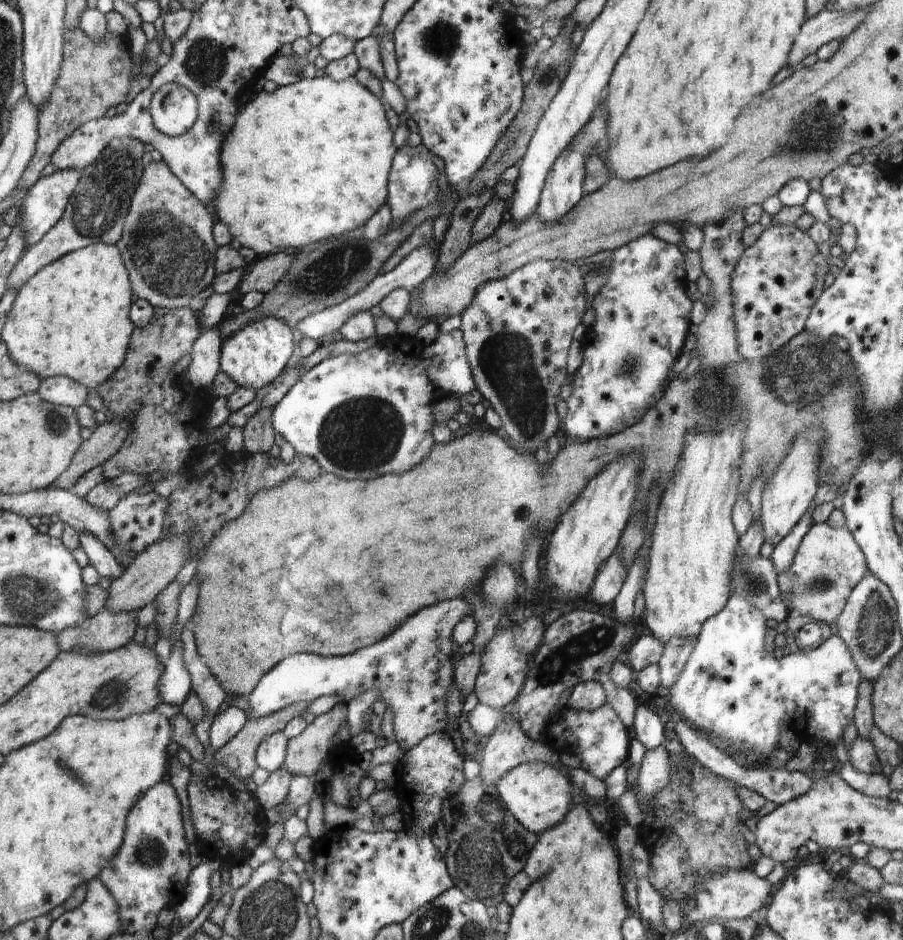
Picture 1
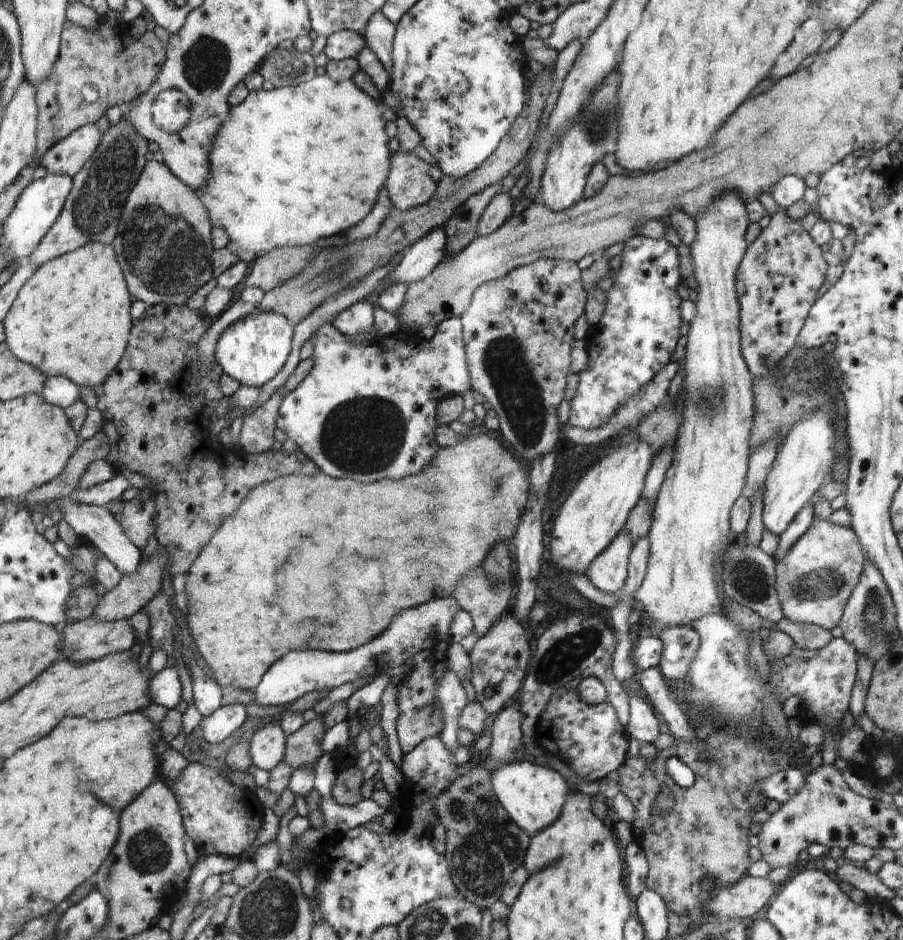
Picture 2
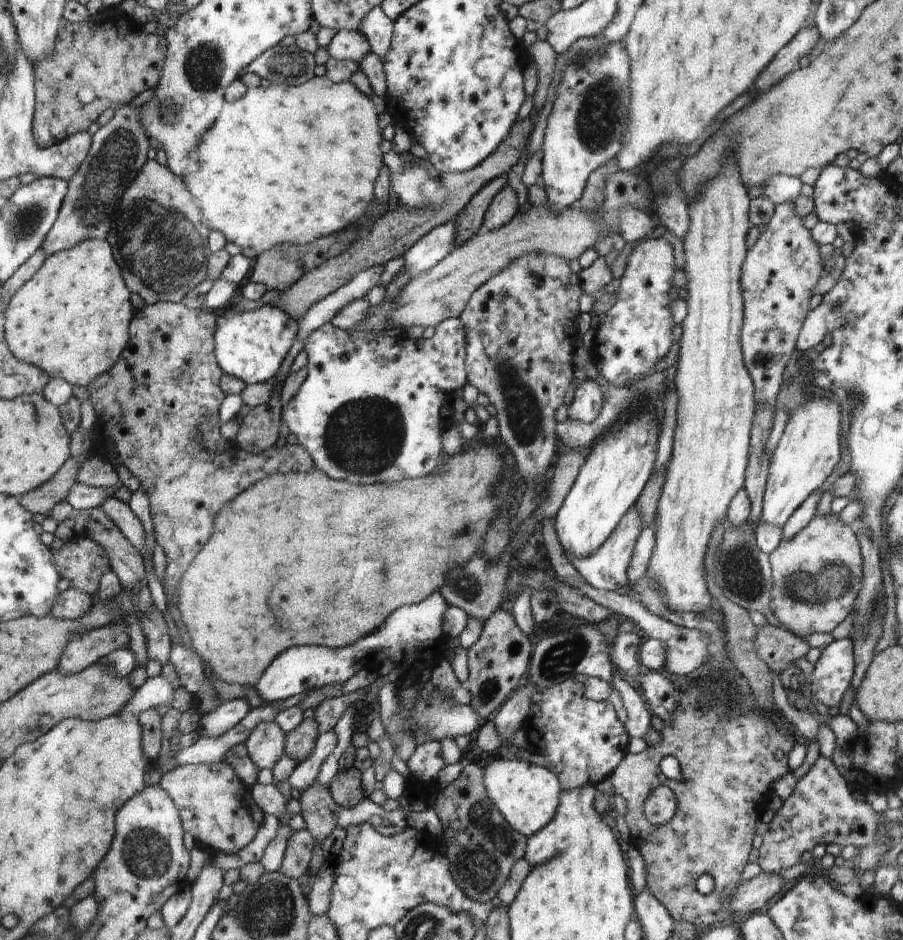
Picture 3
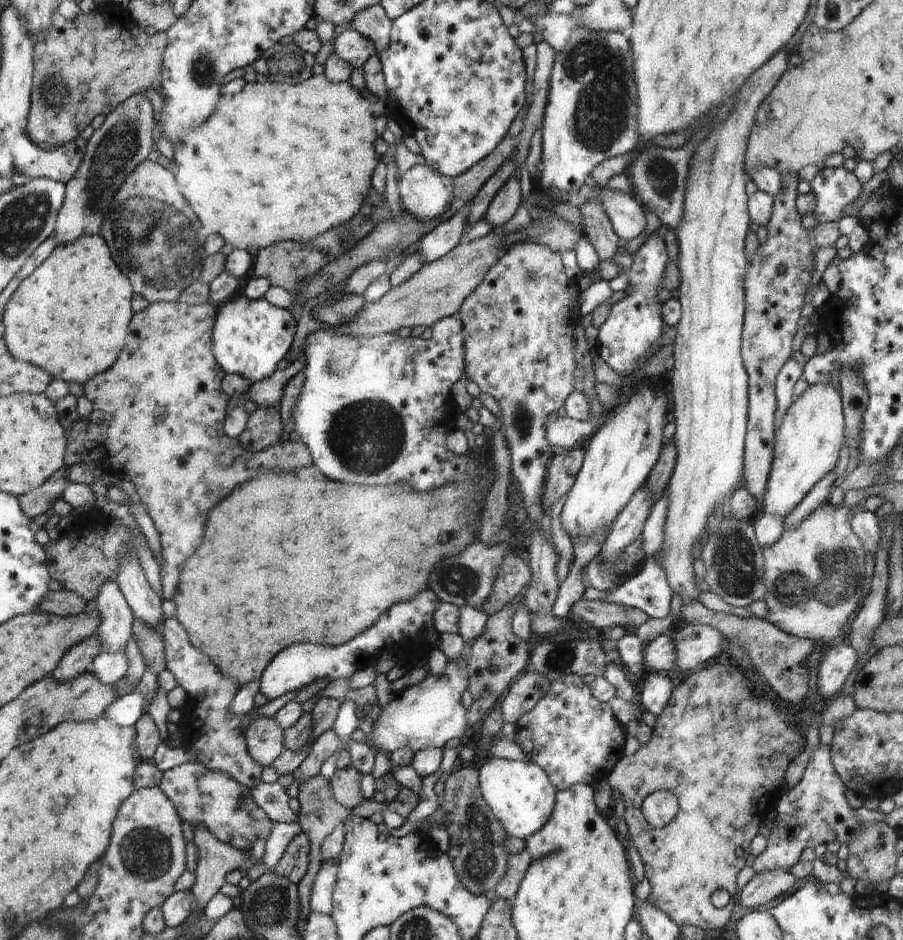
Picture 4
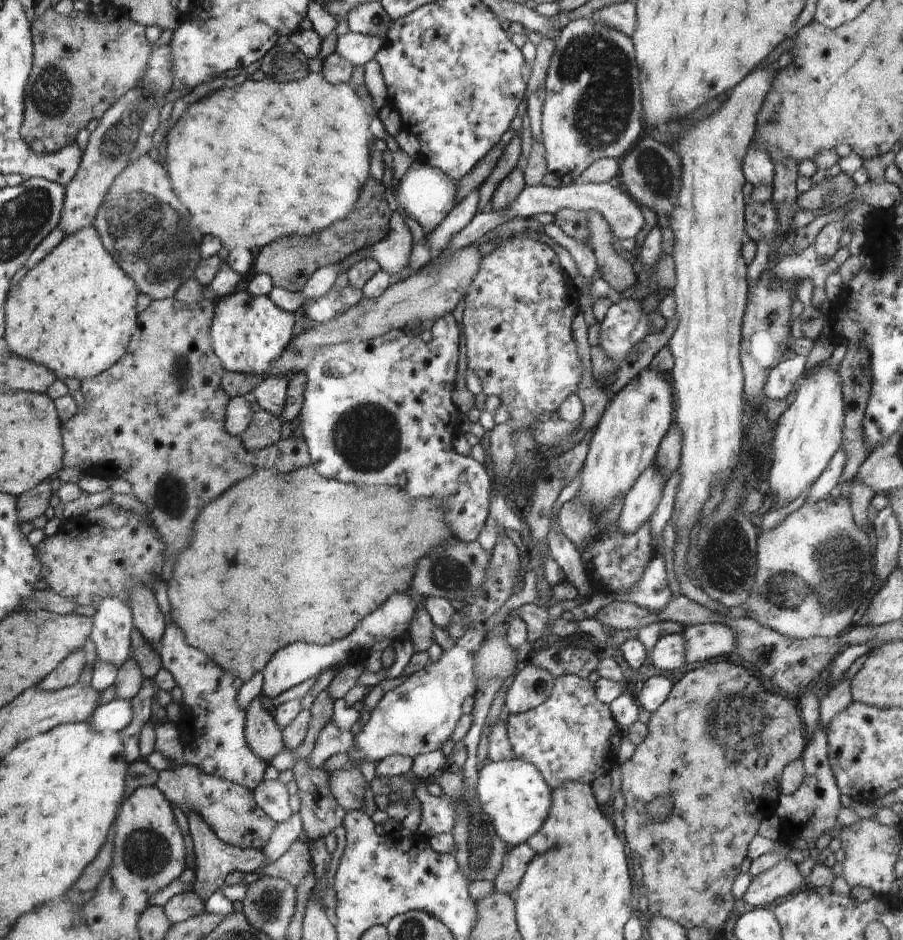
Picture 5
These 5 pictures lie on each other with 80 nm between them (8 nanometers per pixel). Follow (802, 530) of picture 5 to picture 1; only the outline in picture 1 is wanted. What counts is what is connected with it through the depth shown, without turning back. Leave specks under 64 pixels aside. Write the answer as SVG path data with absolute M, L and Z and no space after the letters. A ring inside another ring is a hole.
M825 521L816 523L801 540L790 568L777 576L777 585L787 610L802 616L811 616L826 624L836 622L853 588L867 575L864 553L851 530L830 527Z

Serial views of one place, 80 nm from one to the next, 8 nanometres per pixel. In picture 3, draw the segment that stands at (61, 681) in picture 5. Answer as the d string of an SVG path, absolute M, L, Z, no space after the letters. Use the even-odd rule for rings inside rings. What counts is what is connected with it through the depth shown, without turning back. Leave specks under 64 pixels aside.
M119 624L77 633L61 658L58 671L62 674L82 672L116 649L128 649L129 635Z

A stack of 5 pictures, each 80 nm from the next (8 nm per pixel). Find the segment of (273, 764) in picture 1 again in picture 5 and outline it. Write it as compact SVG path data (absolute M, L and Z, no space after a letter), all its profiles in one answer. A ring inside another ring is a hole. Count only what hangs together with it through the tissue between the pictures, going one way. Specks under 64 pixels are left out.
M260 696L246 710L246 737L249 748L263 760L271 760L284 748L284 738L276 718L263 708Z

